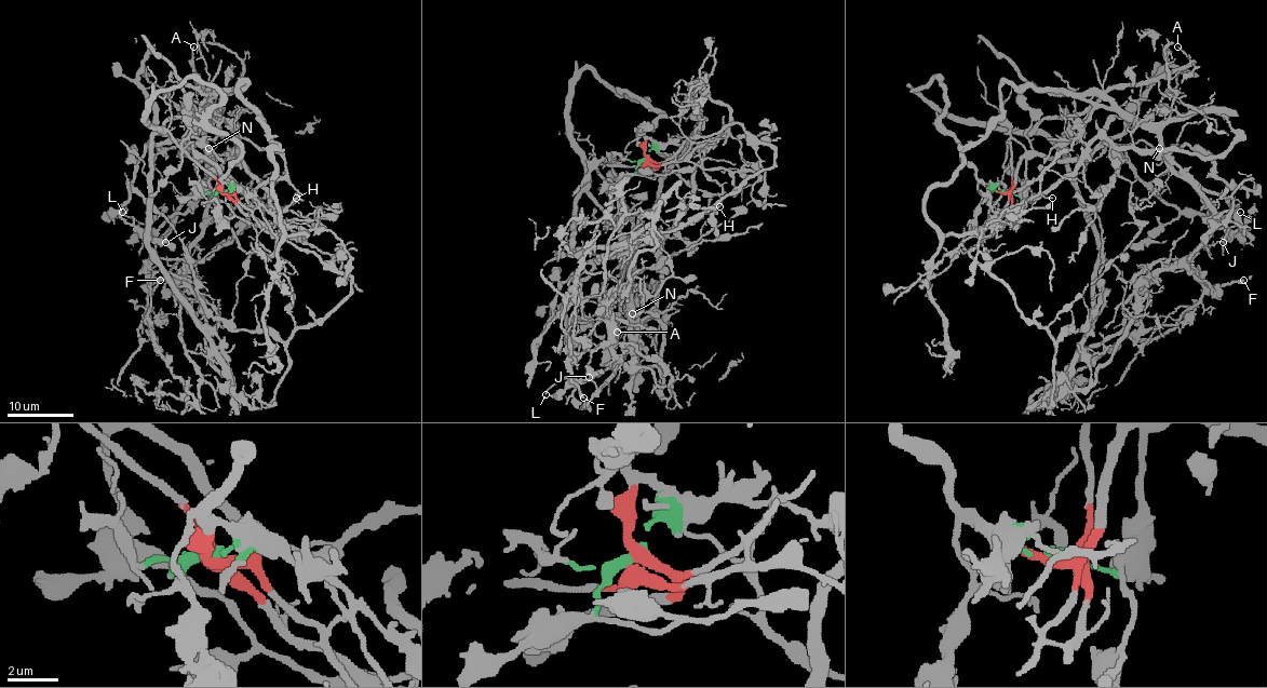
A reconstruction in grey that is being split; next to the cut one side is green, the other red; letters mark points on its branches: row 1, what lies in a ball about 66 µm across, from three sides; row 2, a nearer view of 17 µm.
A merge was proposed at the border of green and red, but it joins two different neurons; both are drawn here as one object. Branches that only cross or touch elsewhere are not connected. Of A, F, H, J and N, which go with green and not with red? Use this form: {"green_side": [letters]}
{"green_side": ["F", "H", "J", "N"]}

